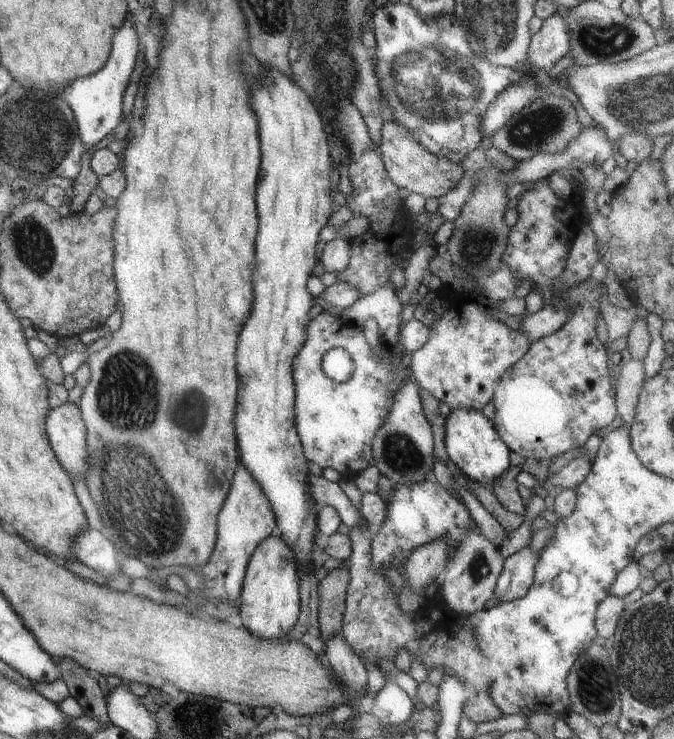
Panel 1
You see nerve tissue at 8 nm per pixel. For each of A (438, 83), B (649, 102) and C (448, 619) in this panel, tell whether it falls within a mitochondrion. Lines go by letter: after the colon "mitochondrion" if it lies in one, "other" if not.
A: mitochondrion
B: mitochondrion
C: other

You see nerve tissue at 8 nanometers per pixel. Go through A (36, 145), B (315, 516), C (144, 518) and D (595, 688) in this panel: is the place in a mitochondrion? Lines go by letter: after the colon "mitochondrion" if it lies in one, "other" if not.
A: mitochondrion
B: other
C: mitochondrion
D: mitochondrion

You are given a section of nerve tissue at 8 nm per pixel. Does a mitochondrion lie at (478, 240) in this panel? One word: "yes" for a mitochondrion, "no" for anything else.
yes

